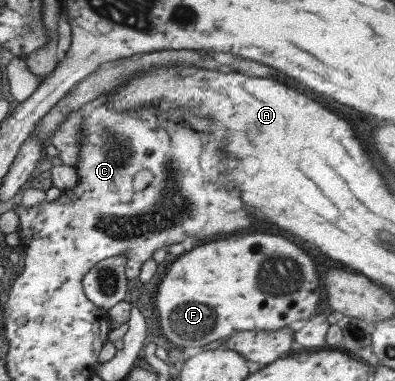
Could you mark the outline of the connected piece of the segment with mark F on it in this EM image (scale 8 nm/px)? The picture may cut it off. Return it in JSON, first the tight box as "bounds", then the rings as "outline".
{"bounds":[153,233,323,350],"outline":[[[233,233],[231,236],[227,236],[225,240],[214,240],[201,244],[201,246],[194,246],[191,250],[185,250],[185,254],[180,254],[169,266],[169,269],[165,272],[161,278],[159,285],[157,285],[157,291],[155,292],[155,298],[153,298],[153,304],[157,308],[158,323],[160,326],[161,335],[164,340],[170,345],[175,347],[190,347],[191,349],[198,350],[199,348],[217,340],[219,338],[227,338],[234,333],[239,333],[244,330],[275,330],[280,329],[283,326],[291,324],[294,320],[300,318],[311,318],[317,309],[317,304],[322,300],[323,286],[321,278],[317,277],[317,270],[313,261],[301,248],[293,241],[285,240],[281,236],[271,236],[271,234],[239,234]]]}

